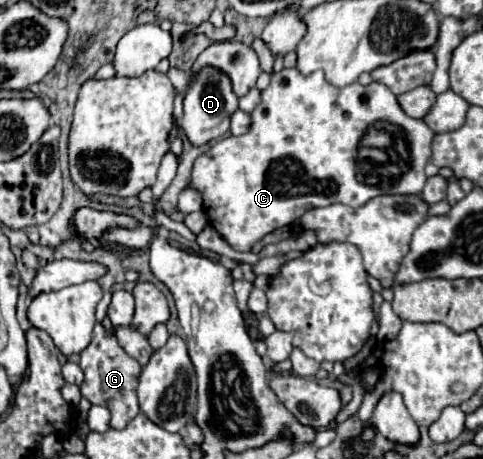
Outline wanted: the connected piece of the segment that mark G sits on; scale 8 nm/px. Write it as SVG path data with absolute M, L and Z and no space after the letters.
M98 323L94 327L94 337L90 345L80 353L80 367L84 371L84 381L80 385L82 395L92 403L92 405L104 405L110 409L110 427L112 429L124 429L138 413L138 397L136 397L136 387L138 387L138 377L140 377L140 363L132 359L118 343L114 335L108 335L106 329Z

